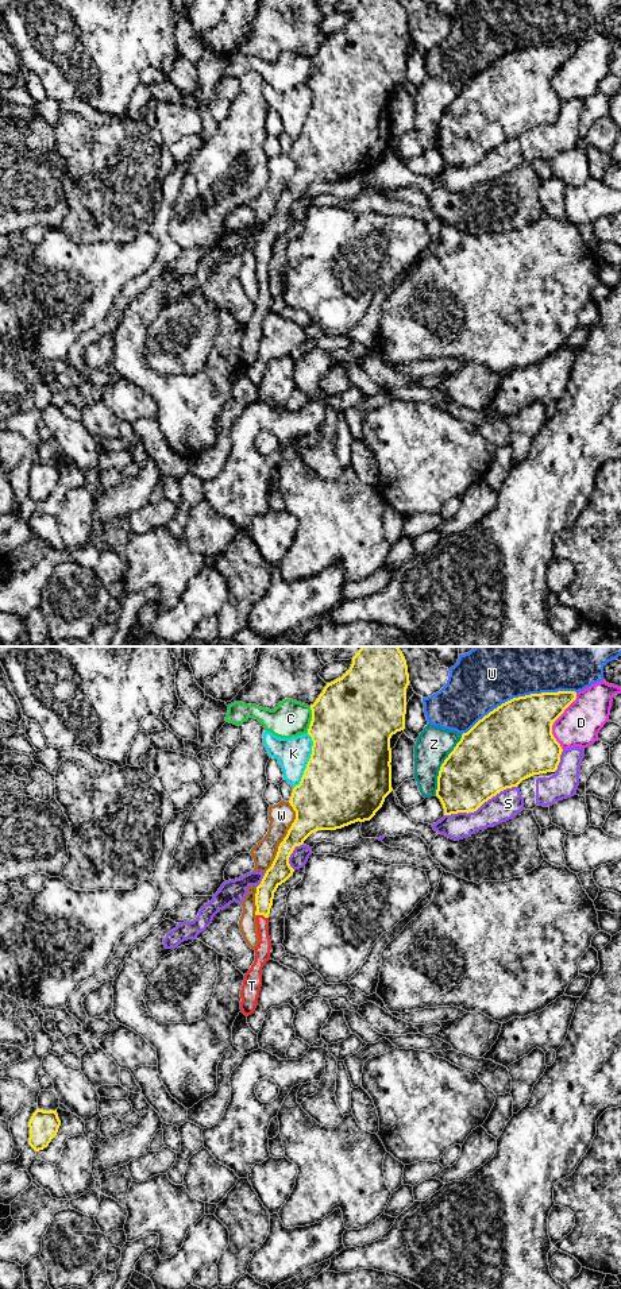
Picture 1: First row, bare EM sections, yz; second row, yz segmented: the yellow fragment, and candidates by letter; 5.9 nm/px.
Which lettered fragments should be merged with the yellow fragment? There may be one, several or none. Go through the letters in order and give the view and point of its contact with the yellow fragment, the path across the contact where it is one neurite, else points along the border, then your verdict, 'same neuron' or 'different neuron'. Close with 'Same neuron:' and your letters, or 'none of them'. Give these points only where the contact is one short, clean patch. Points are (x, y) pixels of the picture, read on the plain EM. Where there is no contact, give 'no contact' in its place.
C: contact yz (312, 72); different neuron
D: contact yz (555, 72); different neuron
K: contact yz (308, 114); different neuron
S: contact yz (479, 158); different neuron
T: contact yz (262, 266); way yz (276, 227), (265, 243), (262, 266), (262, 304); same neuron
U: contact yz (519, 49); different neuron
W: contact yz (285, 189); different neuron
Z: contact yz (442, 116); different neuron
Same neuron: T

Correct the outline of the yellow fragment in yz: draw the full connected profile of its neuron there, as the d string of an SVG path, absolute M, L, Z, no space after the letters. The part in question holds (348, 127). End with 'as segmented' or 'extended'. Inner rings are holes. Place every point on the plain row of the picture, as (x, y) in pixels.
M360 0L350 22L327 35L317 53L310 57L312 107L298 138L293 140L290 158L296 171L278 198L271 219L256 239L256 281L259 294L255 313L244 327L240 343L240 362L248 368L258 358L262 339L262 320L270 312L269 266L274 244L294 224L289 209L296 198L317 182L336 182L355 174L370 173L382 159L392 140L390 90L405 81L406 40L409 38L406 12L400 0Z | extended

